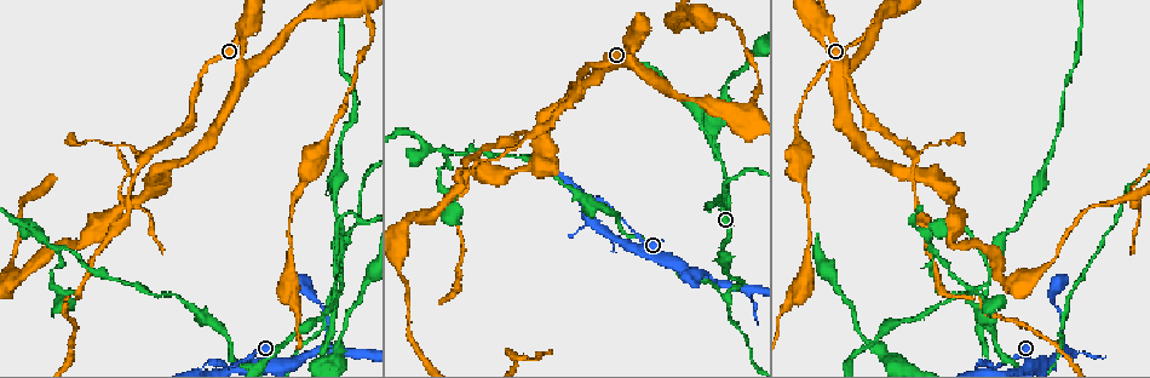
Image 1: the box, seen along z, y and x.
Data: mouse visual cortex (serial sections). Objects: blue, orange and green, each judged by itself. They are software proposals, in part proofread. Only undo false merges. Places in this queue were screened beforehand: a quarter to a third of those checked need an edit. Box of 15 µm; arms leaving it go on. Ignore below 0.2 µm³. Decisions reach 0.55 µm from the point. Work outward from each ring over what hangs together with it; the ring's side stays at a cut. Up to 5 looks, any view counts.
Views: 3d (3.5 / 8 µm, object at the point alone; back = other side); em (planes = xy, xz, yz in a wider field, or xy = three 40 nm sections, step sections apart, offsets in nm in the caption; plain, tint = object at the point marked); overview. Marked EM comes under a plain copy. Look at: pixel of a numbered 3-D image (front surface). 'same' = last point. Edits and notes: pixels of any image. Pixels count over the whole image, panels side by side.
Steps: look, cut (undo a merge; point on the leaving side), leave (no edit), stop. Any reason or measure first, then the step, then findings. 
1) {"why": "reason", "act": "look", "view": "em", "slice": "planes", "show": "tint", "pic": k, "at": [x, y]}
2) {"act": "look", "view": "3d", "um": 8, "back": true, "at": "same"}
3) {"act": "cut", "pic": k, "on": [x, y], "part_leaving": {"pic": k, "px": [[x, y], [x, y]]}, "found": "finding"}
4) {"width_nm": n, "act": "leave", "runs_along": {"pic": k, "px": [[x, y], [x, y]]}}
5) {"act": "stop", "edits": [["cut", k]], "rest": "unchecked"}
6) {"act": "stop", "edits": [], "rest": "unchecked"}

{"why": "arms run side by side", "act": "look", "view": "3d", "um": 3.5, "pic": 1, "at": [336, 273]}

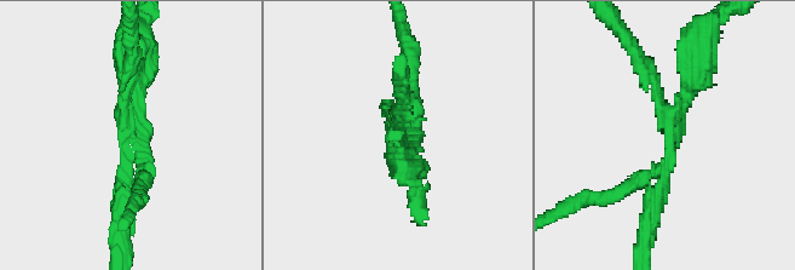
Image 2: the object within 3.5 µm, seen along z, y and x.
{"why": "now the EM", "act": "look", "view": "em", "slice": "xy", "step": 2, "show": "tint", "pic": 2, "at": [667, 135]}

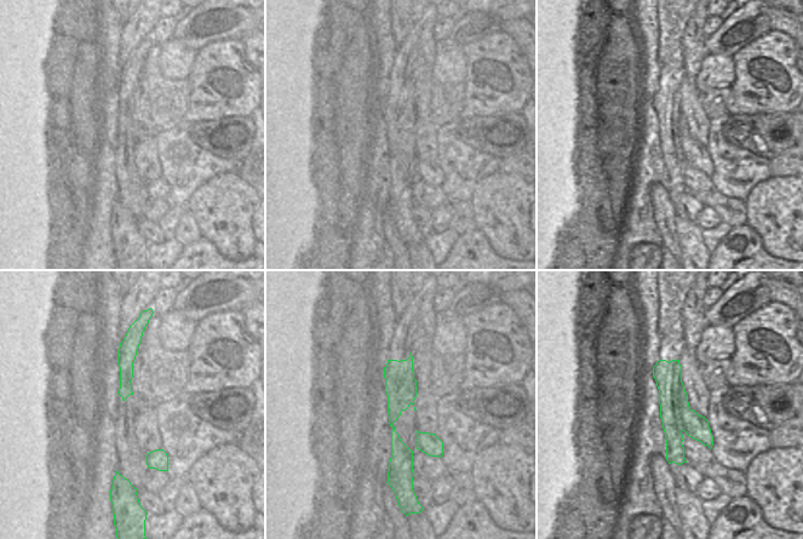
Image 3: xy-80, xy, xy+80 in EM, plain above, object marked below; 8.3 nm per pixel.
{"width_nm": 260, "act": "cut", "pic": 2, "on": [654, 202], "found": "a second cell is stuck on"}

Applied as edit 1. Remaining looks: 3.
{"why": "sudden change in width", "act": "look", "view": "3d", "um": 8, "pic": 1, "at": [822, 11]}

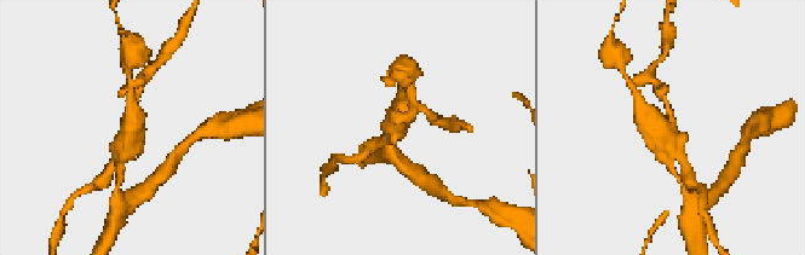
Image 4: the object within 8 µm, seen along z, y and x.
{"why": "closer look", "act": "look", "view": "3d", "um": 3.5, "pic": 4, "at": [405, 126]}

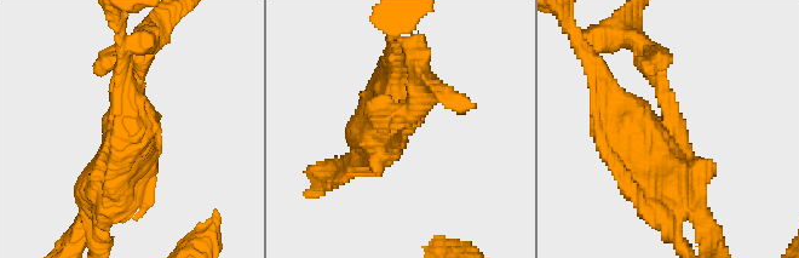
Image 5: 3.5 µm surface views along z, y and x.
{"arms": 3, "arm_widths_nm": [200, 500, 700], "act": "look", "view": "em", "slice": "xy", "step": 5, "show": "tint", "pic": 5, "at": [680, 139]}

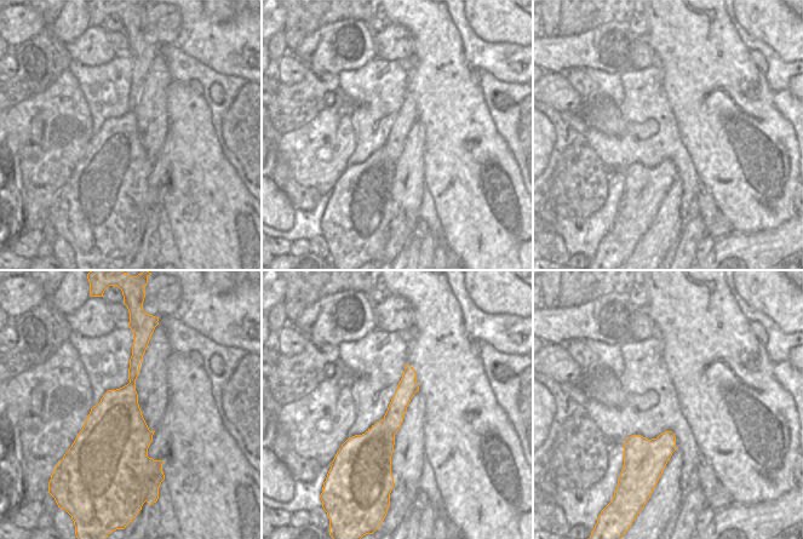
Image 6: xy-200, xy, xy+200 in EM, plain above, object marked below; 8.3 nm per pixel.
{"width_nm": 200, "act": "cut", "pic": 5, "on": [156, 144], "part_leaving": {"pic": 5, "px": [[690, 204], [668, 218], [680, 248]]}, "found": "two cells meet here"}

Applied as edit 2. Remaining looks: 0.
{"act": "stop", "edits": [["cut", 2], ["cut", 5]], "rest": "unchecked"}

